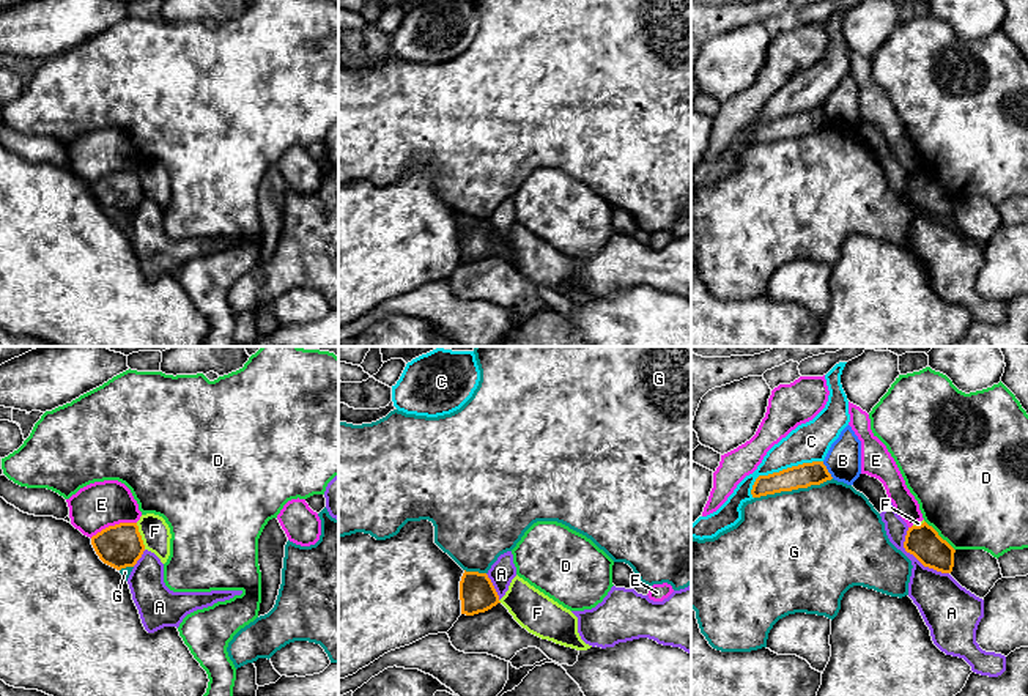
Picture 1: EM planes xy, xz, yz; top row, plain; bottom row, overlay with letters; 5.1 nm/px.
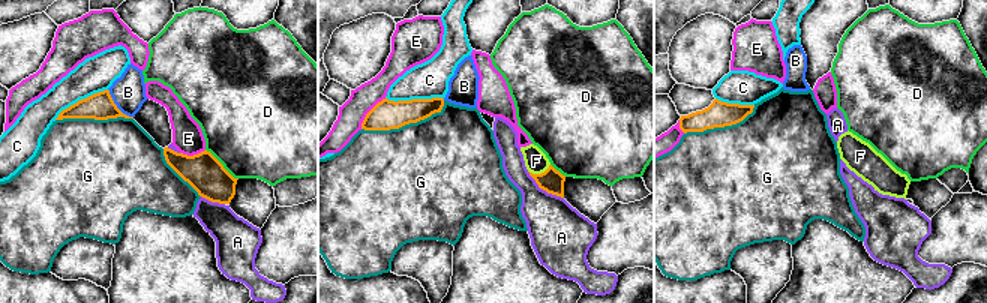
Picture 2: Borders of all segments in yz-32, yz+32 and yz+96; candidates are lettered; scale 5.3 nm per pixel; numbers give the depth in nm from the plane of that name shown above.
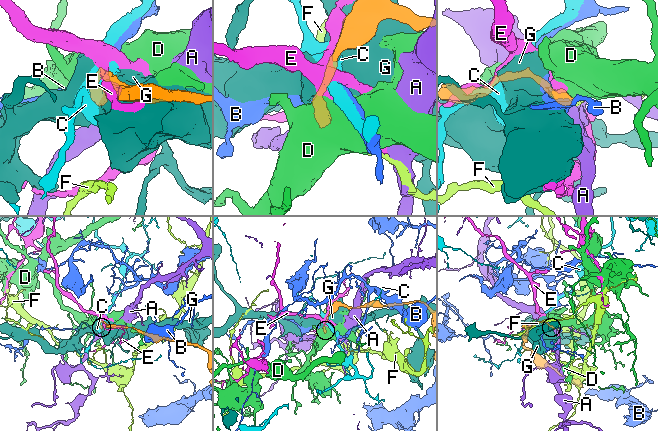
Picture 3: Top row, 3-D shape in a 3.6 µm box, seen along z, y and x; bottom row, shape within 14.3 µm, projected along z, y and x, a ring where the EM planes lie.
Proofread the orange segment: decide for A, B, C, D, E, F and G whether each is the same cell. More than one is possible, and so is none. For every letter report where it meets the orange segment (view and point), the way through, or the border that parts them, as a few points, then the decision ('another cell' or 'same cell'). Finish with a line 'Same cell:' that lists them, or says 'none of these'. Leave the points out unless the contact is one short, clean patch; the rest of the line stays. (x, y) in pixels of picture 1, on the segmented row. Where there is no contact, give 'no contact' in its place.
A: contact yz (917, 558); border yz (907, 528), (904, 548), (924, 566), (948, 573); another cell
B: contact yz (827, 470); border yz (822, 462), (833, 477); another cell
C: contact yz (783, 470); another cell
D: contact yz (939, 536); another cell
E: contact xy (112, 526); another cell
F: contact xy (140, 536); border xy (136, 523), (145, 548); another cell
G: contact yz (792, 488); another cell
Same cell: none of these

